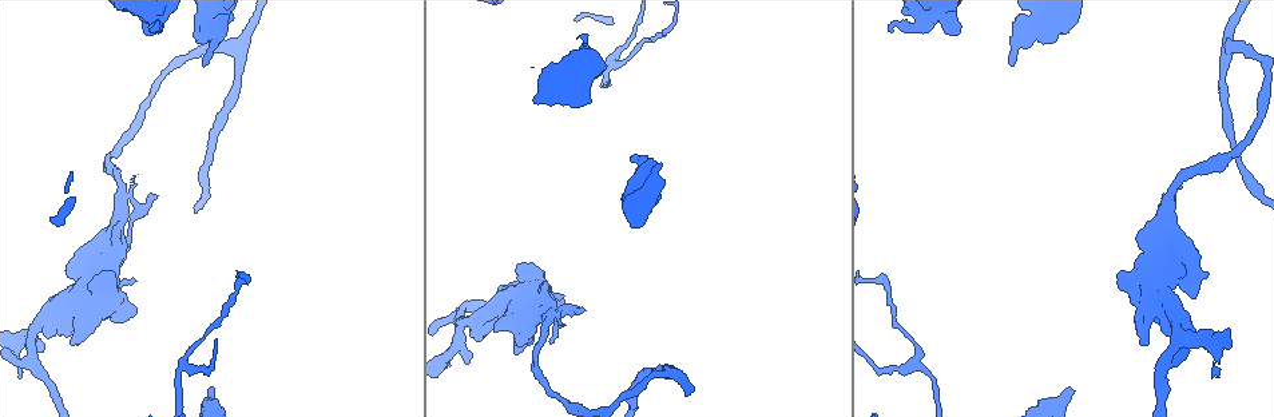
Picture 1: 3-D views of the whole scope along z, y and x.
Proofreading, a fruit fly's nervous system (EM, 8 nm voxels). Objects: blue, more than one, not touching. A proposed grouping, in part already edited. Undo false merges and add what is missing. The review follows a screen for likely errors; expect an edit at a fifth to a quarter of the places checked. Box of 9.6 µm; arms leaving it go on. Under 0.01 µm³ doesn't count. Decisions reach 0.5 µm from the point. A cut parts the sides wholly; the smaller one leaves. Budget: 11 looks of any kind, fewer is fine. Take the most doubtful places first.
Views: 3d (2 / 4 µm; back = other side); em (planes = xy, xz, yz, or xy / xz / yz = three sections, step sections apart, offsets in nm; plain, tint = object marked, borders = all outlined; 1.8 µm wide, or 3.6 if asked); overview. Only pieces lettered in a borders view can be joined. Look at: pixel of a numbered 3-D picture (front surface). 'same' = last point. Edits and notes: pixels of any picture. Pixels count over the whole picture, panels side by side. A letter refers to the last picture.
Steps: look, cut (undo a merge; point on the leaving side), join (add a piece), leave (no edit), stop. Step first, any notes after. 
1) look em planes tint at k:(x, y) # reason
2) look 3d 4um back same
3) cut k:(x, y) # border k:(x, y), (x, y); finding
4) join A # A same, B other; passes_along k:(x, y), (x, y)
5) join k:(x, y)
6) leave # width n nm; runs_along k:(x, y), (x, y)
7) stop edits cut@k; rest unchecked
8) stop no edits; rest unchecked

look 3d 4um at 1:(212, 389) # an open end

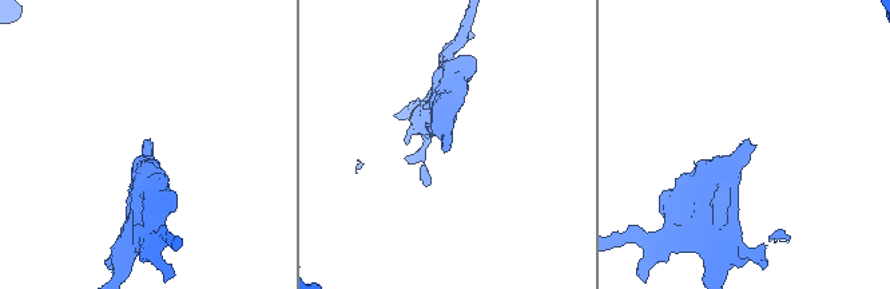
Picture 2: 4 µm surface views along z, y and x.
look em xz step 4 borders at 2:(446, 146)

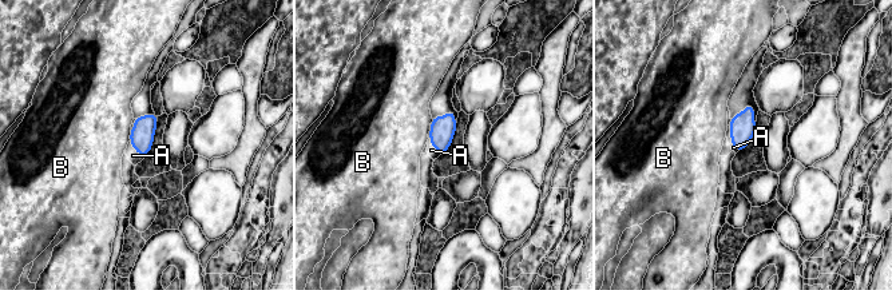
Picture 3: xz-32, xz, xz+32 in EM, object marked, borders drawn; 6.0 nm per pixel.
join A # A same, B other; passes_along 3:(142, 135), (134, 147), (133, 155); it goes on there

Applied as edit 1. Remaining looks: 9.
look overview

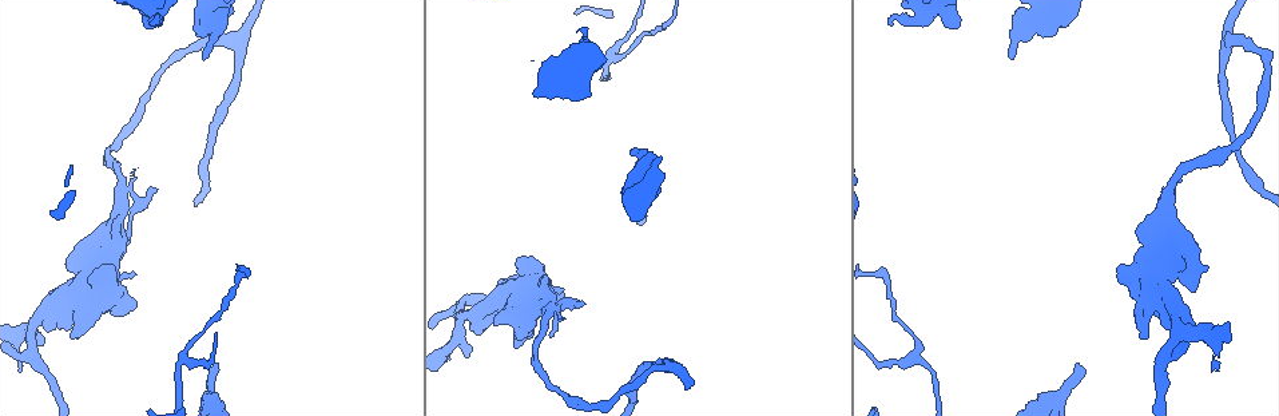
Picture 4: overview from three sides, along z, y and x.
look 3d 2um at 4:(580, 29)

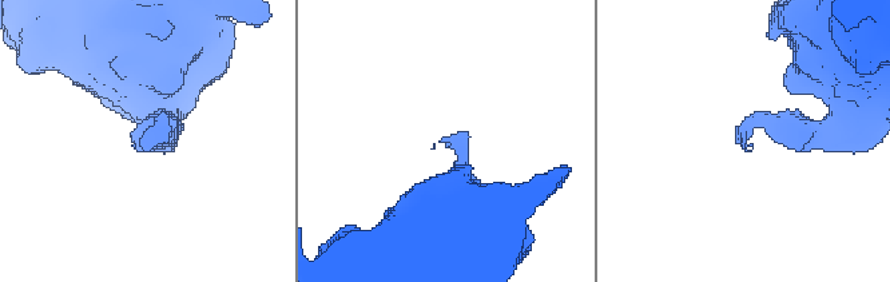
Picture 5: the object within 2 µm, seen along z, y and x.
look em planes borders at 5:(745, 150) # now the EM

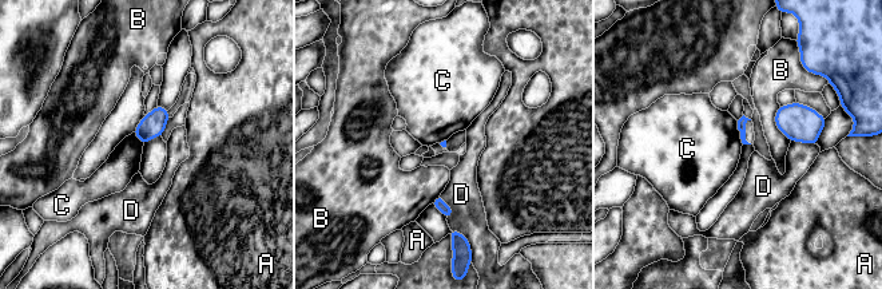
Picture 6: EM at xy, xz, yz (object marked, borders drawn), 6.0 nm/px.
leave # A other, B other, C other, D other; border 6:(737, 121), (739, 138), (743, 143); no lettered piece goes on from it

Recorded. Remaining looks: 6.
look 3d 4um at 4:(205, 58) # free end

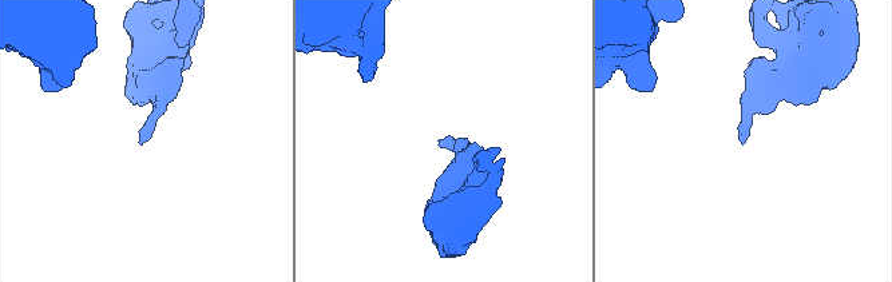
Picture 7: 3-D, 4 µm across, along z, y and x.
look em planes tint at 7:(744, 142)

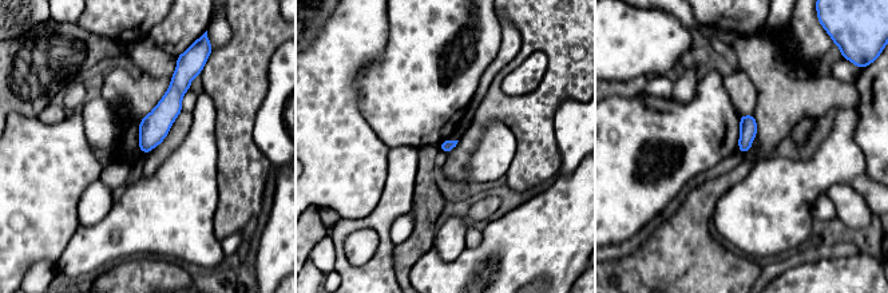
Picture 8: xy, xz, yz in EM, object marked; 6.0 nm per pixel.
look em planes borders same

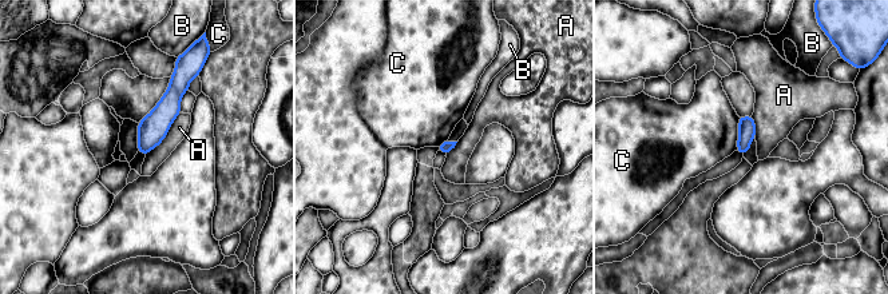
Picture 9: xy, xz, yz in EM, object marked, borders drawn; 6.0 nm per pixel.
leave # A other, B other, C other; runs_along 9:(186, 80), (174, 92), (143, 150); no lettered piece goes on from it

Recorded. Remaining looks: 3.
look em yz step 8 borders at 4:(1177, 324) # three-way junction

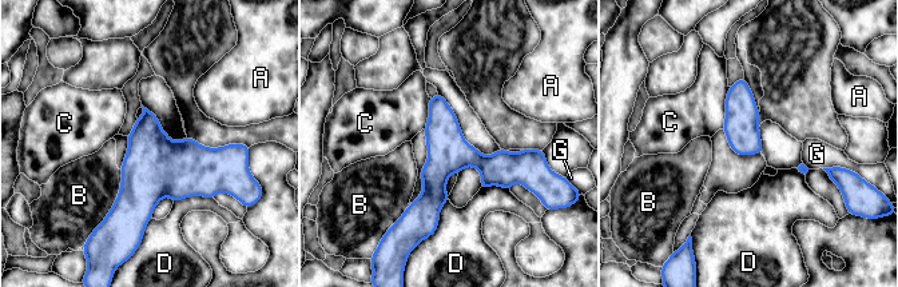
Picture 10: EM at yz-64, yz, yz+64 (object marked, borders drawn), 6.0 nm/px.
look em planes borders same

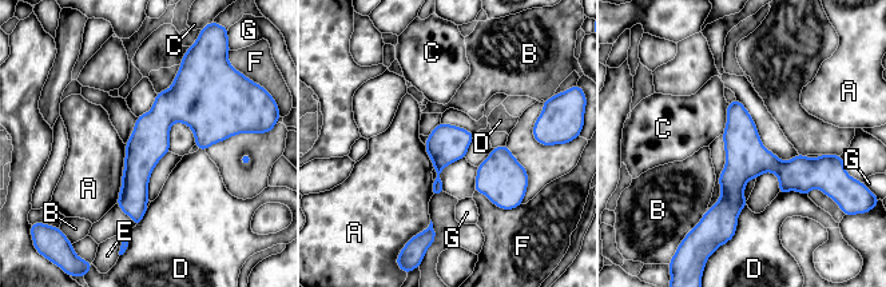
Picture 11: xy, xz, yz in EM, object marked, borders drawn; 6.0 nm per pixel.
leave # longest_contact F 300 nm; A other, B other, C other, D other, E other, F other, G other; all the same neuron

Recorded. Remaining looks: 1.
stop edits join@3; rest unchecked

